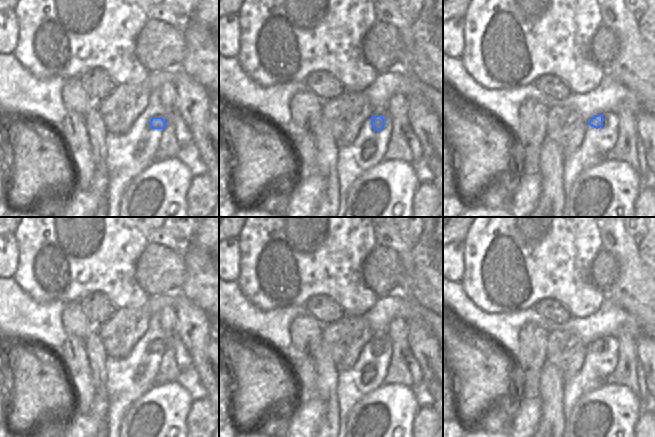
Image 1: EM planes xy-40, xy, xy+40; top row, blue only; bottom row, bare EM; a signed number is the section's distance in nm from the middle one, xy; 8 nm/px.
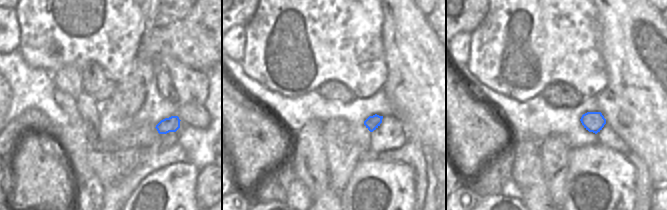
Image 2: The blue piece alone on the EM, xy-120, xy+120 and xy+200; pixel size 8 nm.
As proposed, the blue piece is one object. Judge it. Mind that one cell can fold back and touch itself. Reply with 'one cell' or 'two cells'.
one cell

